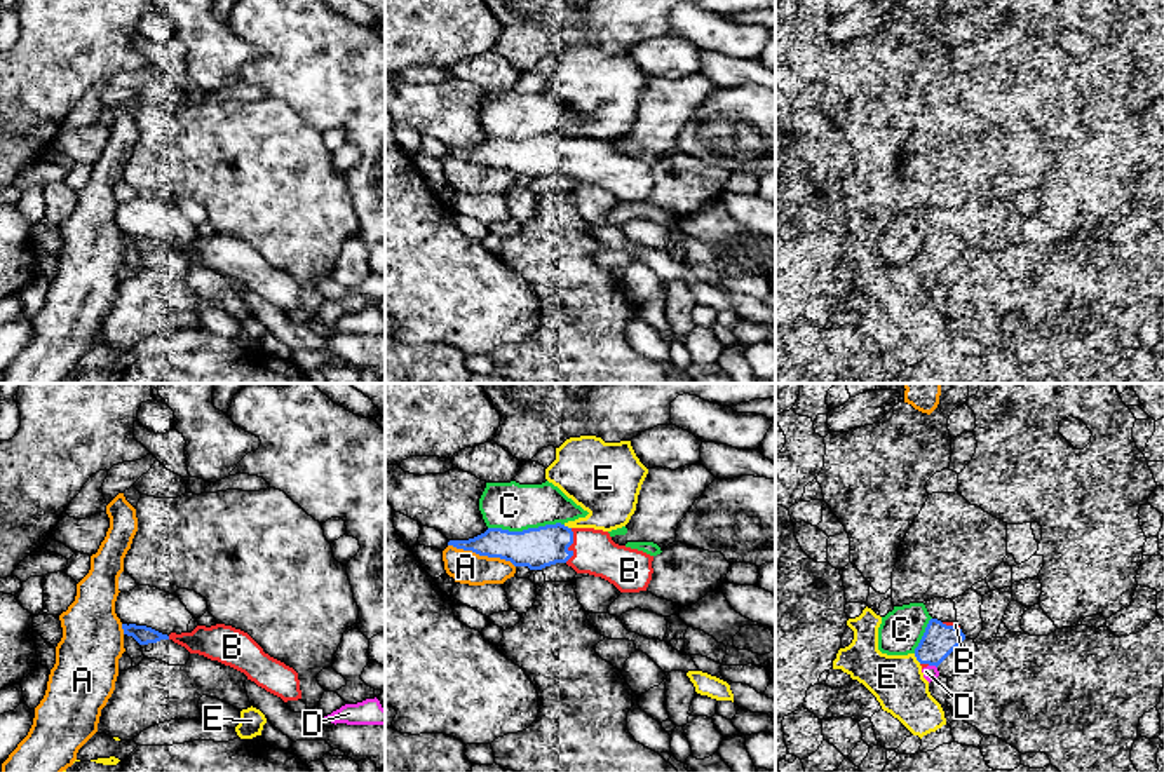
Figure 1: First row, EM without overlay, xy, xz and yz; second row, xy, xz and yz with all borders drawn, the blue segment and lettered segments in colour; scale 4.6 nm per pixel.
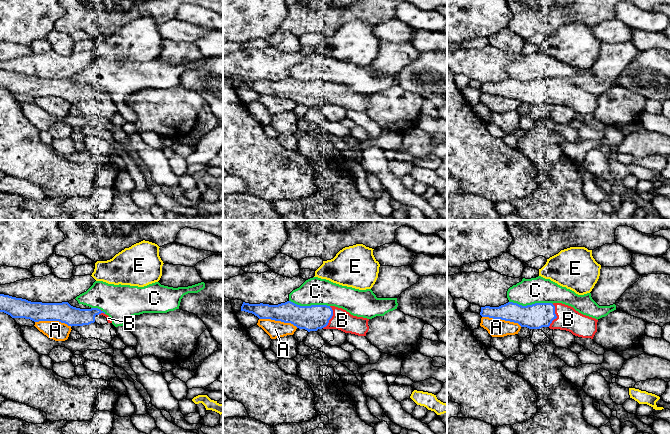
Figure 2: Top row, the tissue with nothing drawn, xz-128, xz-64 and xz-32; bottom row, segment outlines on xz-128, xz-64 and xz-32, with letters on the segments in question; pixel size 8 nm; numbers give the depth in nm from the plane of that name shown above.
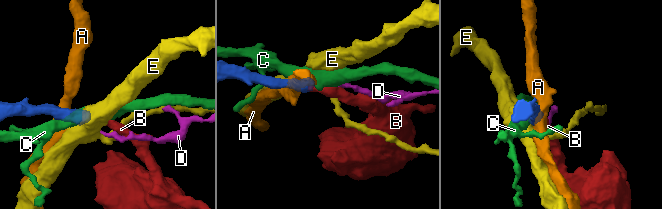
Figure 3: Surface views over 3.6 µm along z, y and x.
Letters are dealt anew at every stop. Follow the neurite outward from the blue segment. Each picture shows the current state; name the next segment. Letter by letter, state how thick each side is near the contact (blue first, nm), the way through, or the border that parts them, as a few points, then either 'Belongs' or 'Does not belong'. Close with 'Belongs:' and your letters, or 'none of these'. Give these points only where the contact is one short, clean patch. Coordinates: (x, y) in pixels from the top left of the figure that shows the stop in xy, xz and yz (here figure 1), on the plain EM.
A: Thickness 190 nm (blue) against 160 nm. Boundary: xz (448, 154), (504, 168), (514, 176). Does not belong
B: Thickness 190 nm (blue) against 200 nm. Belongs
C: Thickness 190 nm (blue) against 220 nm. Does not belong
D: Thickness 160 nm (blue) against 70 nm. Does not belong
E: Thickness 160 nm (blue) against 240 nm. Does not belong
Belongs: B

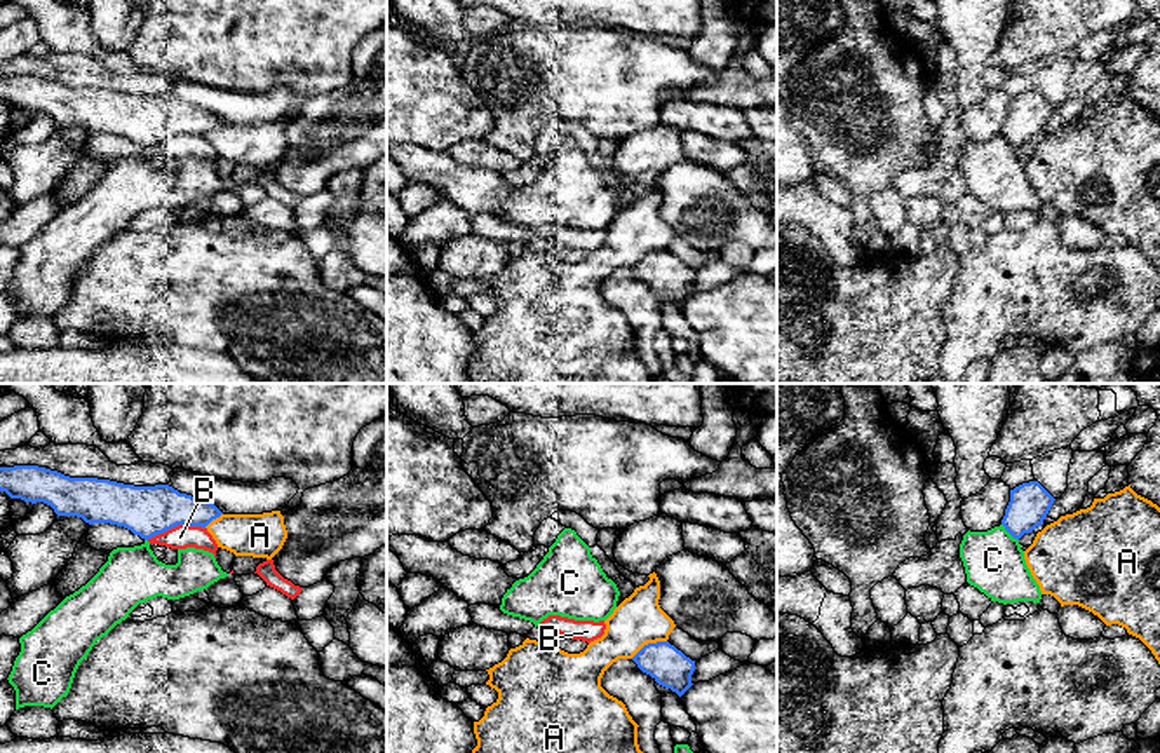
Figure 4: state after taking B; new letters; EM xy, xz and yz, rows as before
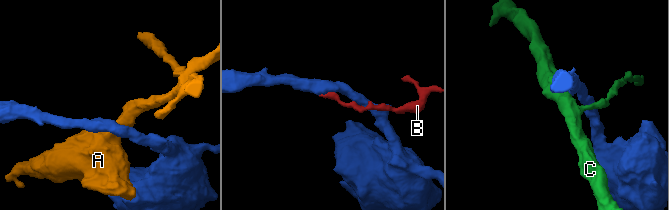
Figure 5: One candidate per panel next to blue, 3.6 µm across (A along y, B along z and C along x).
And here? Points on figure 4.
A: Thickness 180 nm (blue) against 220 nm. Boundary: xz (666, 250), (645, 253), (631, 267). Does not belong
B: Thickness 240 nm (blue) against 110 nm. Does not belong
C: Thickness 190 nm (blue) against 280 nm. Boundary: yz (1002, 133), (1018, 150). Does not belong
Belongs: none of these

